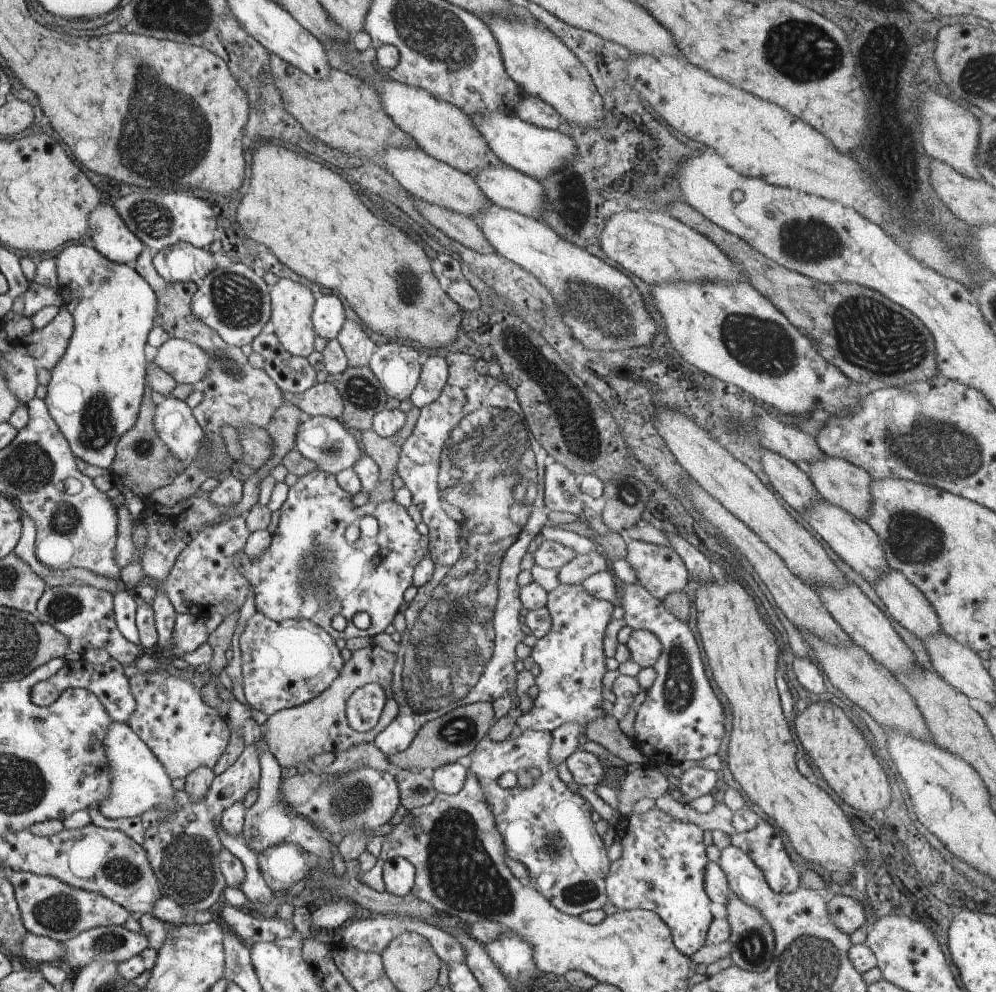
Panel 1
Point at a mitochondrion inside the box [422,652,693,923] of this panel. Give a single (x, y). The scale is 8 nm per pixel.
(461, 874)

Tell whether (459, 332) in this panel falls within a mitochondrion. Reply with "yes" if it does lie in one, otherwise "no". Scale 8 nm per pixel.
no

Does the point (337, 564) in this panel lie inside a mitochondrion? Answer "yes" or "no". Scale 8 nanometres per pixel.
yes

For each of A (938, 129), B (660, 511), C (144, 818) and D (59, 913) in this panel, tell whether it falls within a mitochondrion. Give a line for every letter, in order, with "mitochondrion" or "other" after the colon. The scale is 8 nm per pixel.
A: other
B: other
C: other
D: mitochondrion

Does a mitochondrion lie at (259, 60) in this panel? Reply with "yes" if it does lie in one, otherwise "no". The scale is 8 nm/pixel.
no

